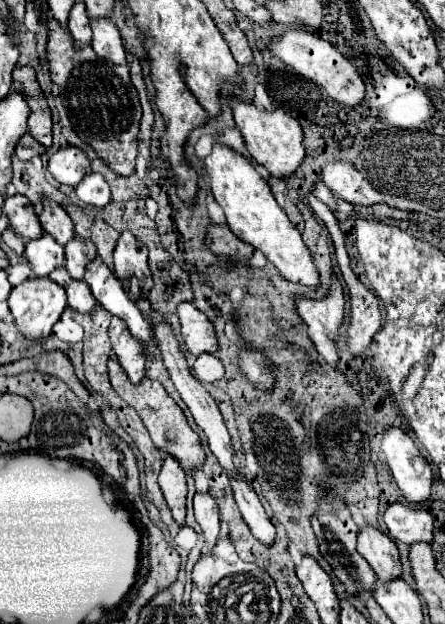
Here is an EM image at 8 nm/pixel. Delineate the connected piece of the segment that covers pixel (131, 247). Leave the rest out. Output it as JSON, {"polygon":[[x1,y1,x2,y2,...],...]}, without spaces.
{"polygon":[[131,231,121,233,113,259,115,259,115,275,121,281,127,281,131,275,135,275,141,281,143,293,149,293,149,289,153,287,153,279,147,265,147,247,139,243]]}

